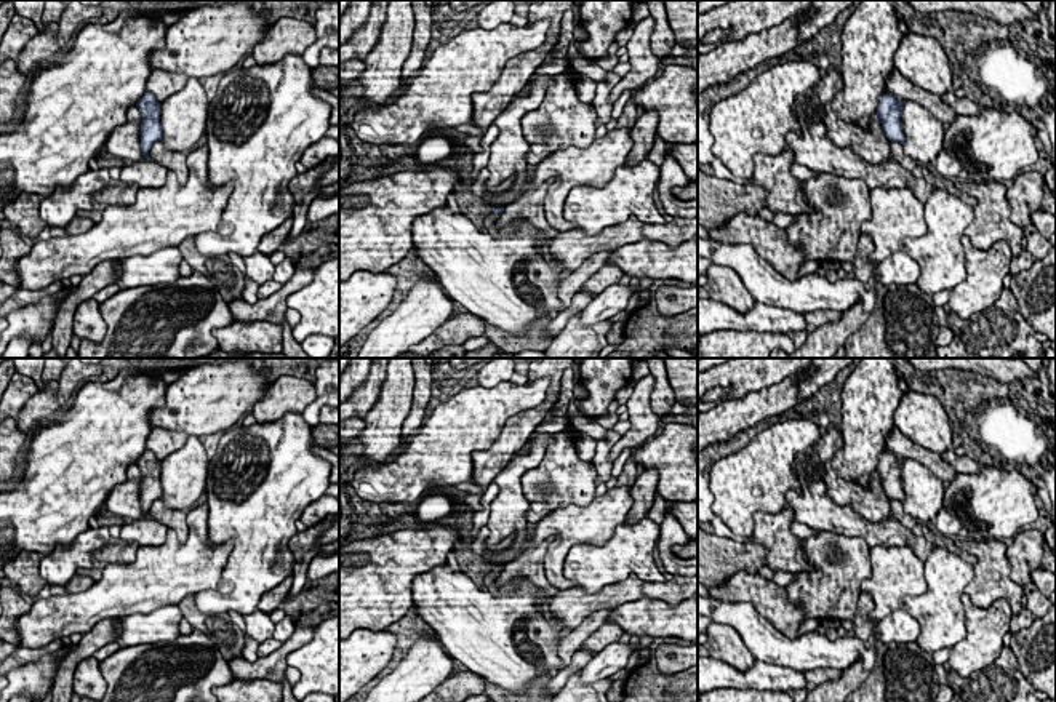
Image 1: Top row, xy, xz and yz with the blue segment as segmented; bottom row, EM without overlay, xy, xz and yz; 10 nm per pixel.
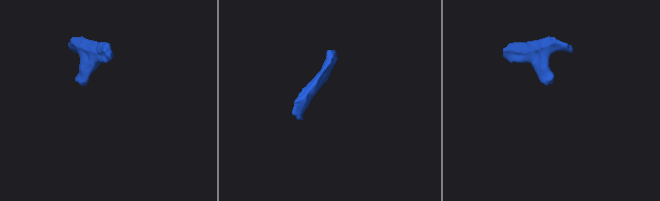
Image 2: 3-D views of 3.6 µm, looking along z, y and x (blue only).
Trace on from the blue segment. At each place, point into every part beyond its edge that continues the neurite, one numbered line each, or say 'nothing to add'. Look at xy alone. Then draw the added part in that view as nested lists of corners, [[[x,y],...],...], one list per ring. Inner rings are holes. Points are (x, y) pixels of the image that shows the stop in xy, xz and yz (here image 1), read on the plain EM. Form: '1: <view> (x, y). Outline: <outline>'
nothing to add

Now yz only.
nothing to add

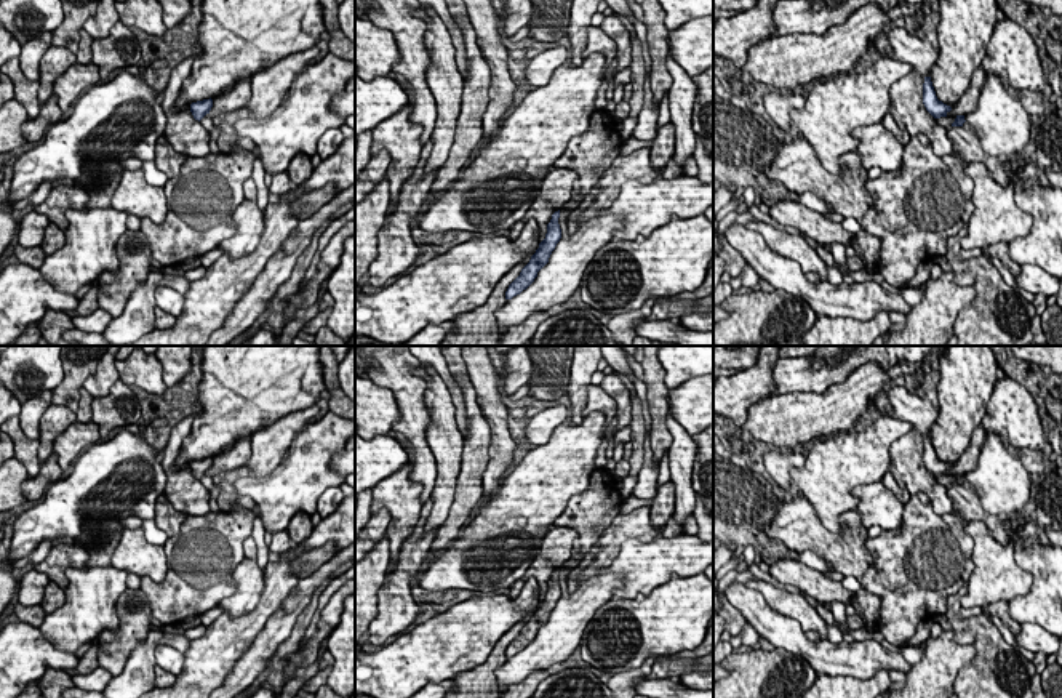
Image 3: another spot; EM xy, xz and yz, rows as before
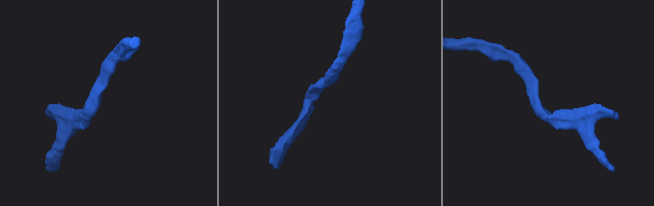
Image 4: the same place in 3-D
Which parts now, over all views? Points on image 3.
nothing to add

